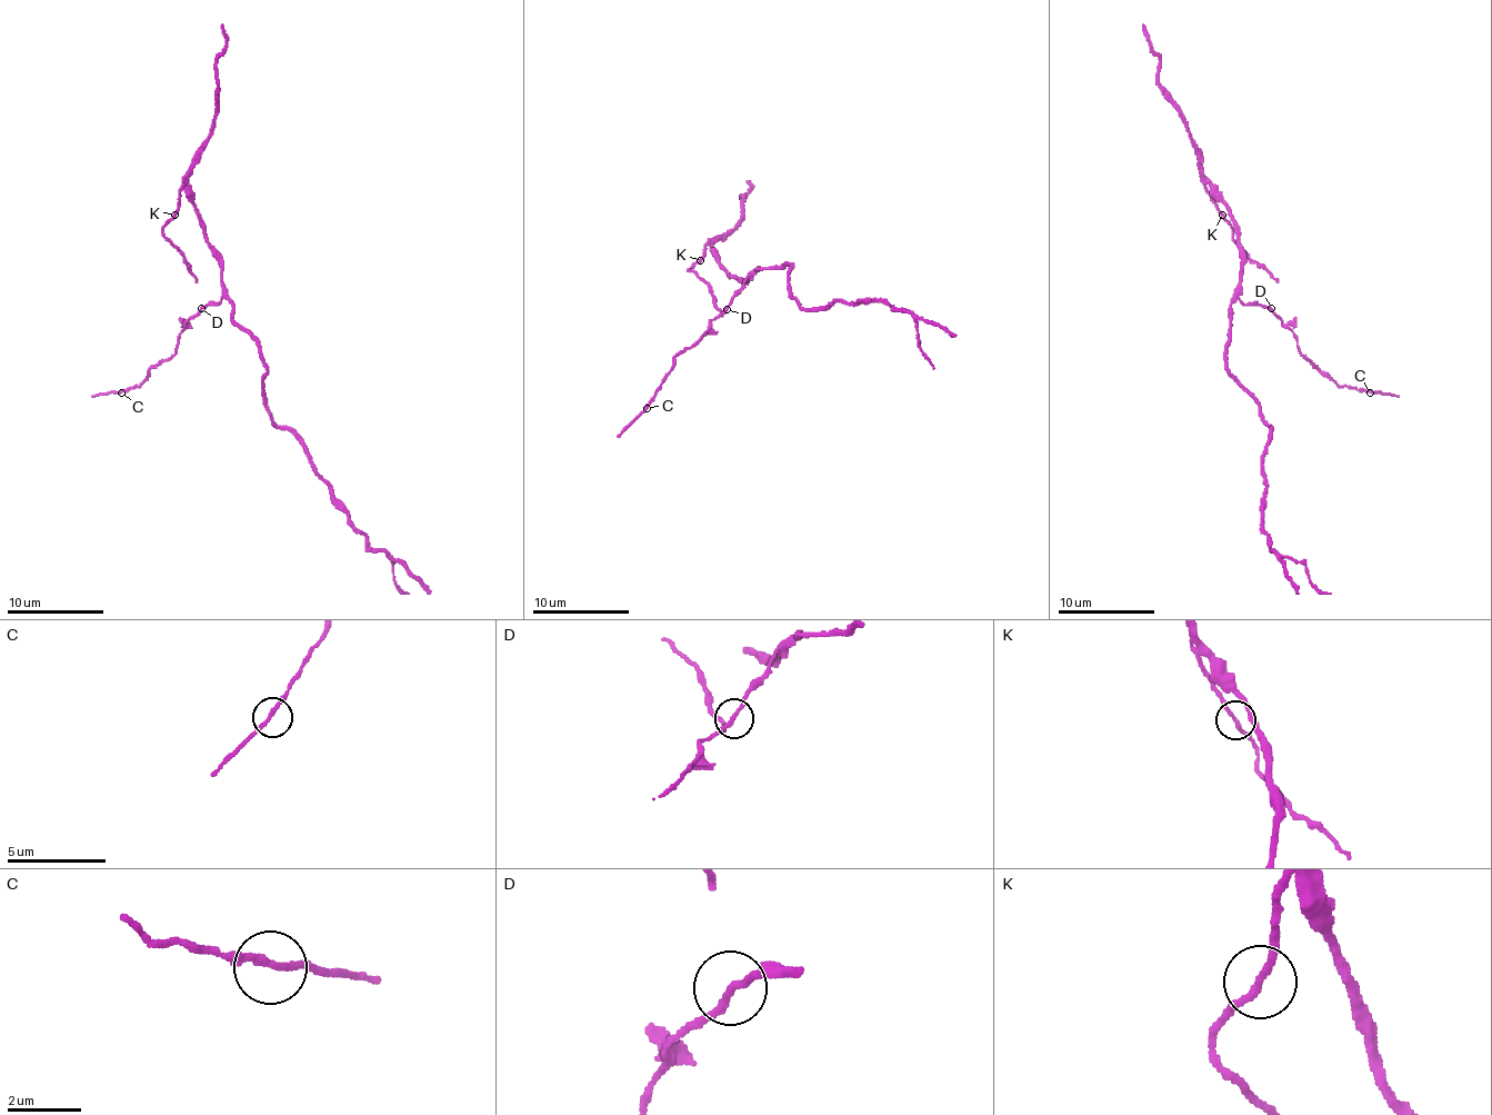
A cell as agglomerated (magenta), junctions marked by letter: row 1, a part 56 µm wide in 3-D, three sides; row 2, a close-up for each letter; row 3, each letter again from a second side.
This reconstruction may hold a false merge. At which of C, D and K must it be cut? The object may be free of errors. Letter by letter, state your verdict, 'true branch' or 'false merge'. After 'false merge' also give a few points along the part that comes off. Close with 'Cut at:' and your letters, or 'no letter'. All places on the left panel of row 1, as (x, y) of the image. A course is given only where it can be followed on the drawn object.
C: true branch
D: true branch
K: true branch
Cut at: no letter

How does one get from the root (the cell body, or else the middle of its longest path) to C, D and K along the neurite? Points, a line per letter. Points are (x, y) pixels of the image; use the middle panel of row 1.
C: (774, 266), (755, 268), (748, 276), (743, 288), (704, 334), (676, 357), (676, 365), (663, 377), (647, 408)
D: (774, 266), (755, 268), (727, 309)
K: (774, 266), (758, 268), (746, 280), (739, 280), (707, 249), (700, 261)

